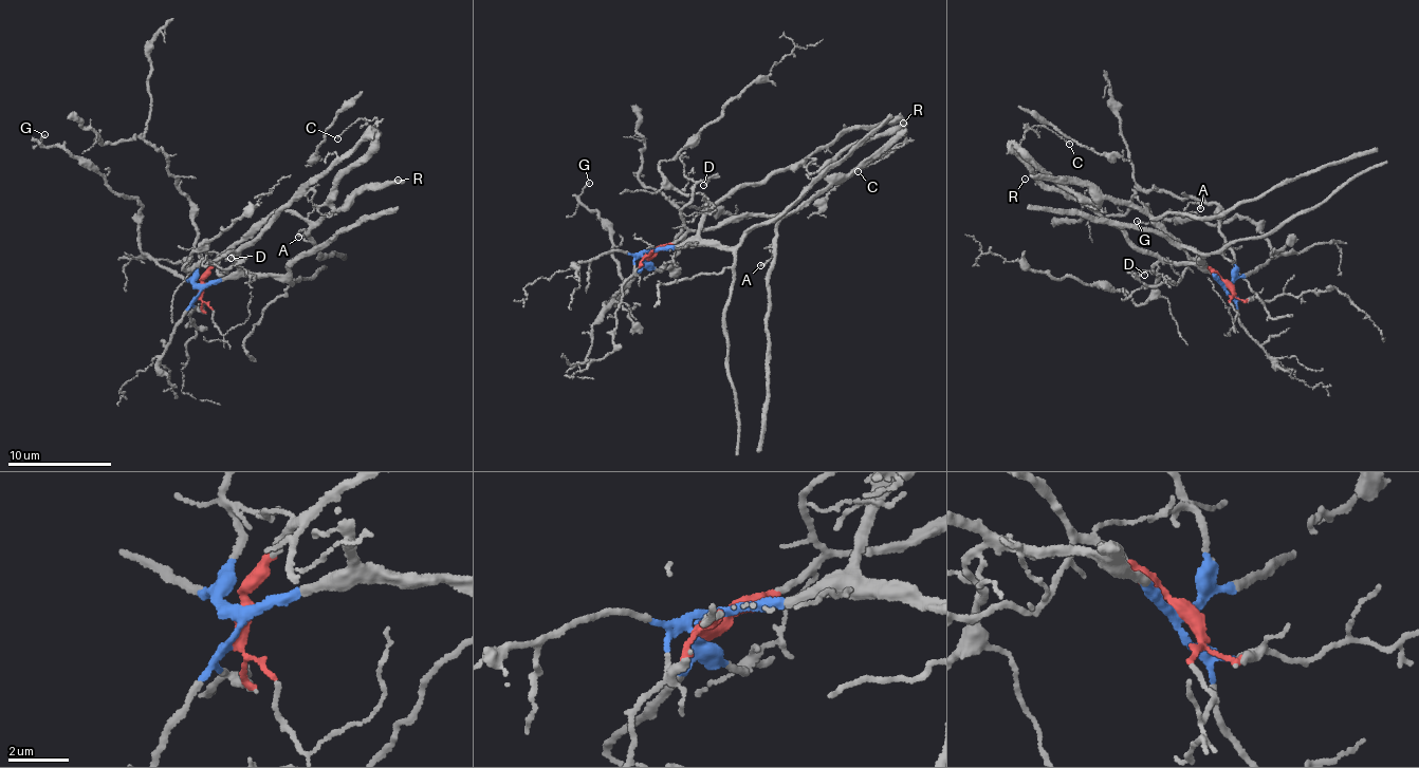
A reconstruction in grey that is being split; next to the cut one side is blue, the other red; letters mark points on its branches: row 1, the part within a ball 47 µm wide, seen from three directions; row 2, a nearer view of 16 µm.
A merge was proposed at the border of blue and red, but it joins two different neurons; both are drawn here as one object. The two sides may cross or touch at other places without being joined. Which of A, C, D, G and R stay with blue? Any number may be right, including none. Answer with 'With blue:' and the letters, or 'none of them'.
With blue: G

